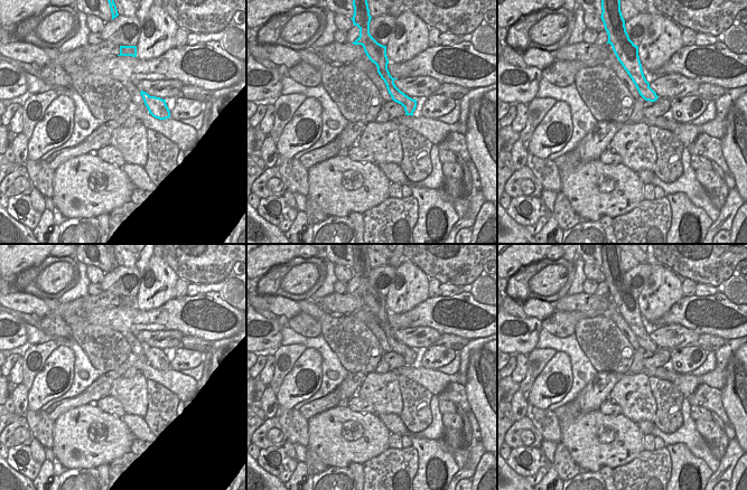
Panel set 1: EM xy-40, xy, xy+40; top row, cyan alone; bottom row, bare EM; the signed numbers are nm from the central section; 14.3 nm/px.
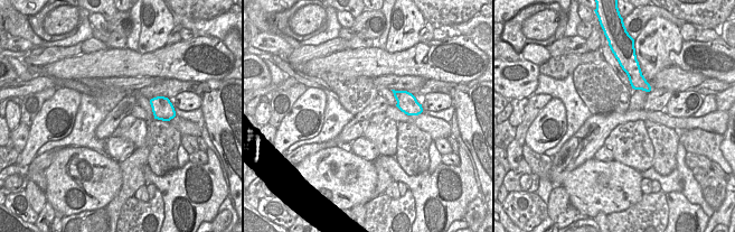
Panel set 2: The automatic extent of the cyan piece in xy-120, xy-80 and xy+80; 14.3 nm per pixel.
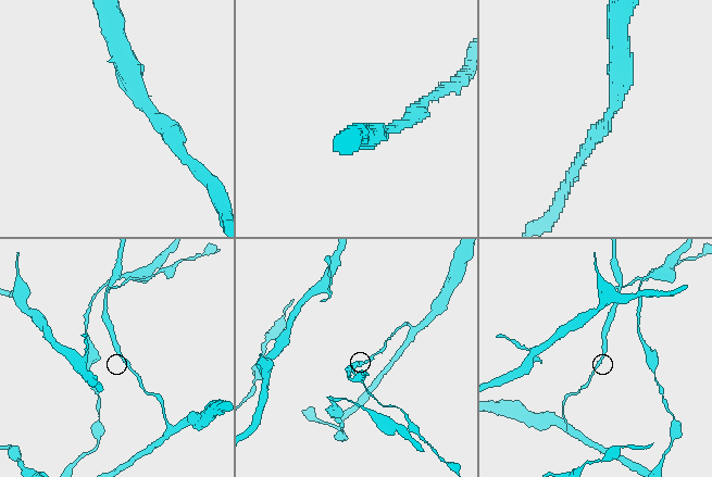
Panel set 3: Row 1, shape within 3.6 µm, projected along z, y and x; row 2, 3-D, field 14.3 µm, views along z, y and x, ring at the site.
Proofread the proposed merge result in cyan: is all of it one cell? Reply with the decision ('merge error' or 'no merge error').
no merge error

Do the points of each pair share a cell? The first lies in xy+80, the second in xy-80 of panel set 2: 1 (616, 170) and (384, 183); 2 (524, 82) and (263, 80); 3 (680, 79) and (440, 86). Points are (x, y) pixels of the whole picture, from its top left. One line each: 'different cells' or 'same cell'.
1: different cells
2: same cell
3: different cells

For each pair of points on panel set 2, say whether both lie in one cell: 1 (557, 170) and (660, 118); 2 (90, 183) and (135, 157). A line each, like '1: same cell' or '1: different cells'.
1: same cell
2: different cells

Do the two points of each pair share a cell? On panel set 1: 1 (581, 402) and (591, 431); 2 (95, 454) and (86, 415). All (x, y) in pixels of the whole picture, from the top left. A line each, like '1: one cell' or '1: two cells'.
1: two cells
2: one cell

